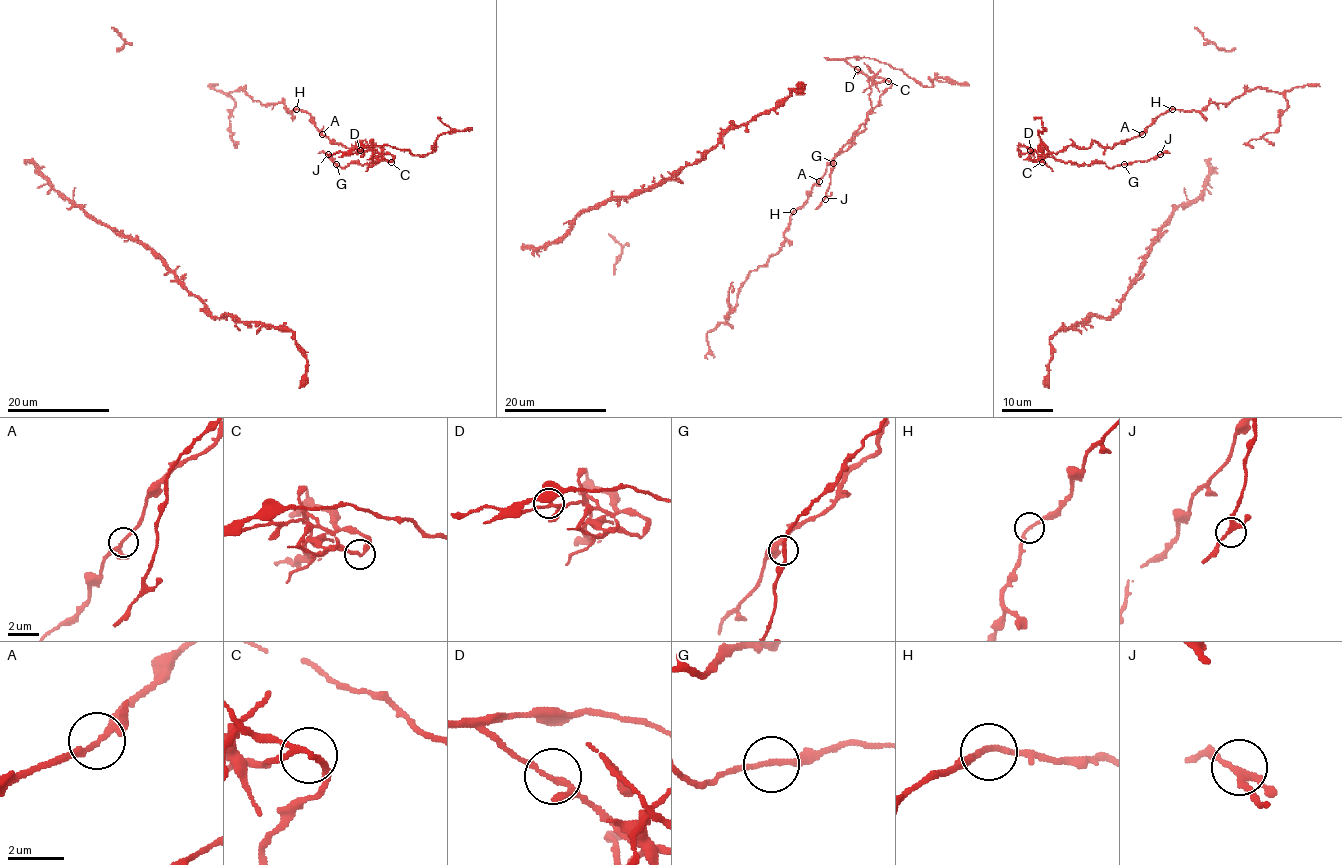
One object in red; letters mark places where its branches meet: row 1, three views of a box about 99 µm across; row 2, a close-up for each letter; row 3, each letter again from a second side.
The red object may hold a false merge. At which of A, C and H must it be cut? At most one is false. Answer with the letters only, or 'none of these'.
C

